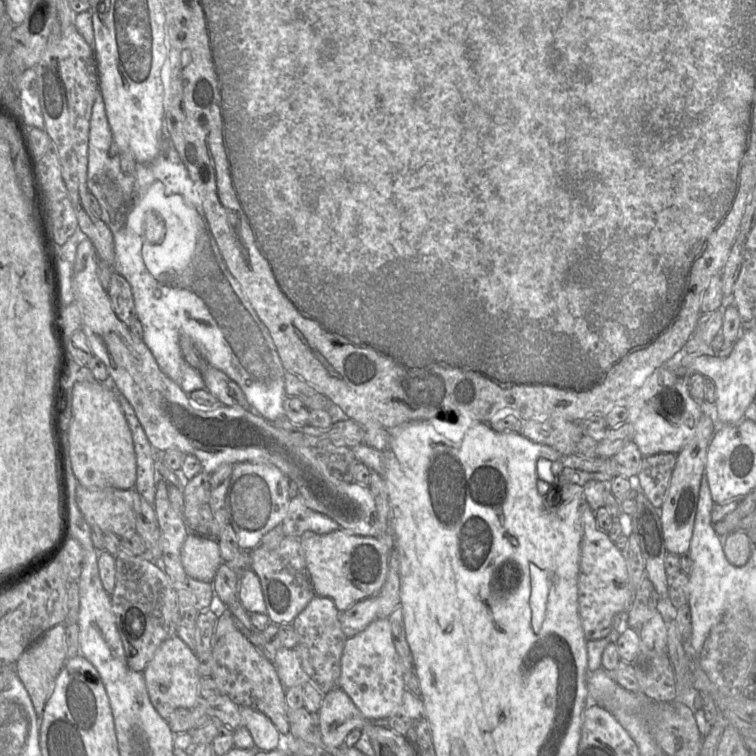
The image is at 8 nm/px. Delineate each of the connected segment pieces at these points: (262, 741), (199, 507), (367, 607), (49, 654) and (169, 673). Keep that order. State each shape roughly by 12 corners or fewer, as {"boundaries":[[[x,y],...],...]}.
{"boundaries":[[[240,707],[259,750],[275,750],[280,732],[264,713]],[[211,474],[184,485],[184,520],[190,531],[218,541],[210,508]],[[389,551],[388,575],[377,595],[340,612],[347,638],[388,619],[400,603],[400,564]],[[65,624],[31,644],[15,663],[42,717],[67,661]],[[174,635],[143,672],[167,721],[200,701],[199,661]]]}

